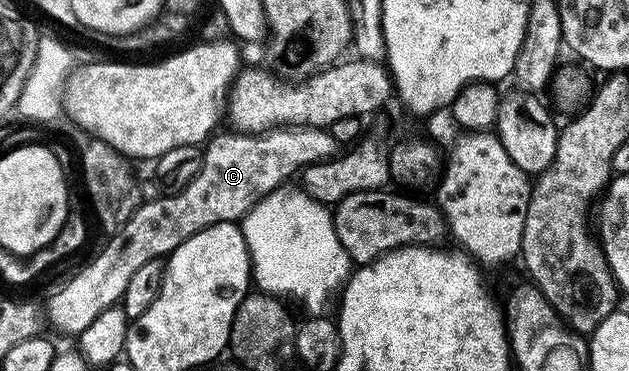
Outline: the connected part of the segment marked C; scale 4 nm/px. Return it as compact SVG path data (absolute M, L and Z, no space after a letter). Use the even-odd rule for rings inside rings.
M295 128L295 129L274 129L270 132L255 135L252 133L221 133L211 136L205 144L201 154L201 163L198 174L175 193L161 194L159 199L149 203L141 202L137 211L132 214L130 221L121 231L115 232L112 239L96 256L92 263L88 263L61 291L56 291L46 303L46 319L60 331L72 337L79 336L81 331L98 317L107 307L117 306L123 300L126 293L126 285L130 285L130 277L146 265L146 261L155 259L163 260L171 255L182 241L194 237L194 233L202 228L212 227L218 223L230 223L241 220L254 204L277 190L294 171L299 172L307 166L313 166L335 158L340 151L340 144L335 141L332 133L323 128Z

